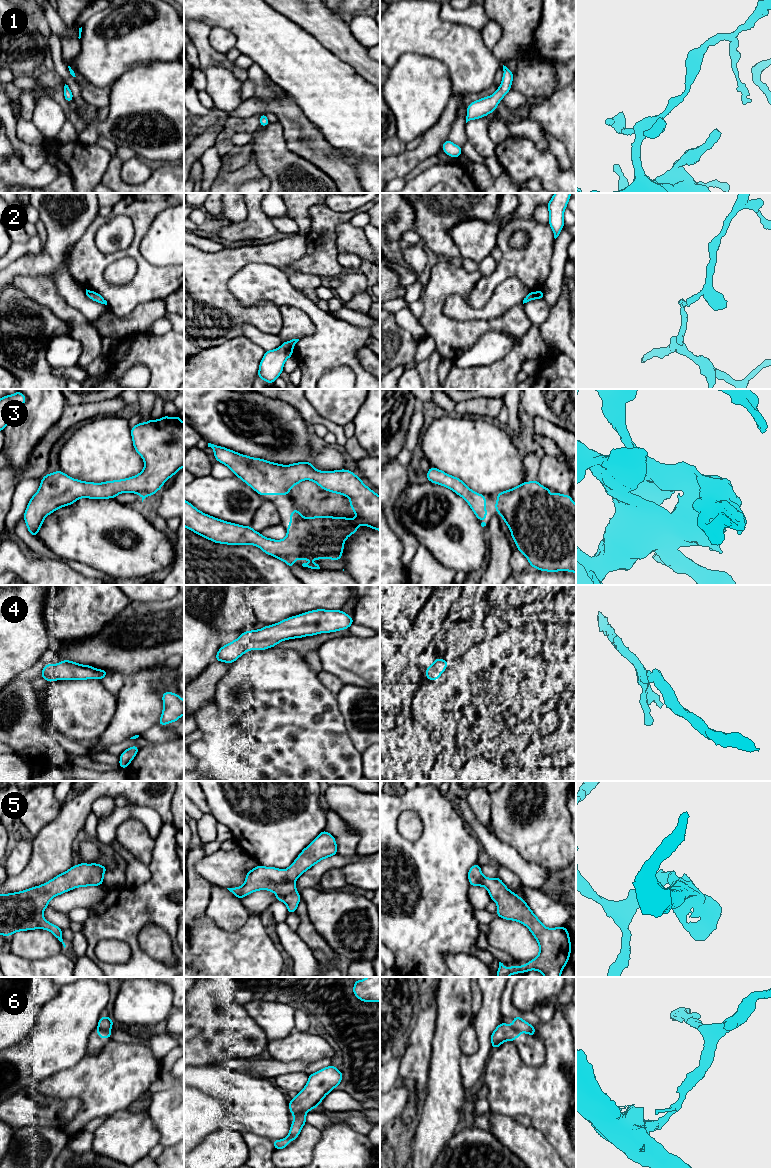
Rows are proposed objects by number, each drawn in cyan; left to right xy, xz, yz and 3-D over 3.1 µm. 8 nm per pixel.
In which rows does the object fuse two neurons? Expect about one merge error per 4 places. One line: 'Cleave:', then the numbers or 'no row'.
Cleave: 6

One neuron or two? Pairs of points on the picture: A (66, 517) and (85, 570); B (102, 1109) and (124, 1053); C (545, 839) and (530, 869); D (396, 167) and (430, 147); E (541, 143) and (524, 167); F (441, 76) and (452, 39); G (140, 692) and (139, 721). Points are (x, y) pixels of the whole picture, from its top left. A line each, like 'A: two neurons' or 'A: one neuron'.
A: two neurons
B: one neuron
C: two neurons
D: one neuron
E: two neurons
F: two neurons
G: one neuron

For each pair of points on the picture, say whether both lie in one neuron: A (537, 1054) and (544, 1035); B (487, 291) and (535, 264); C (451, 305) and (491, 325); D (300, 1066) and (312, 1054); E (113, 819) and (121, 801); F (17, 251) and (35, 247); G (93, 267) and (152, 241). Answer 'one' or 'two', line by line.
A: two
B: one
C: two
D: two
E: two
F: one
G: two

